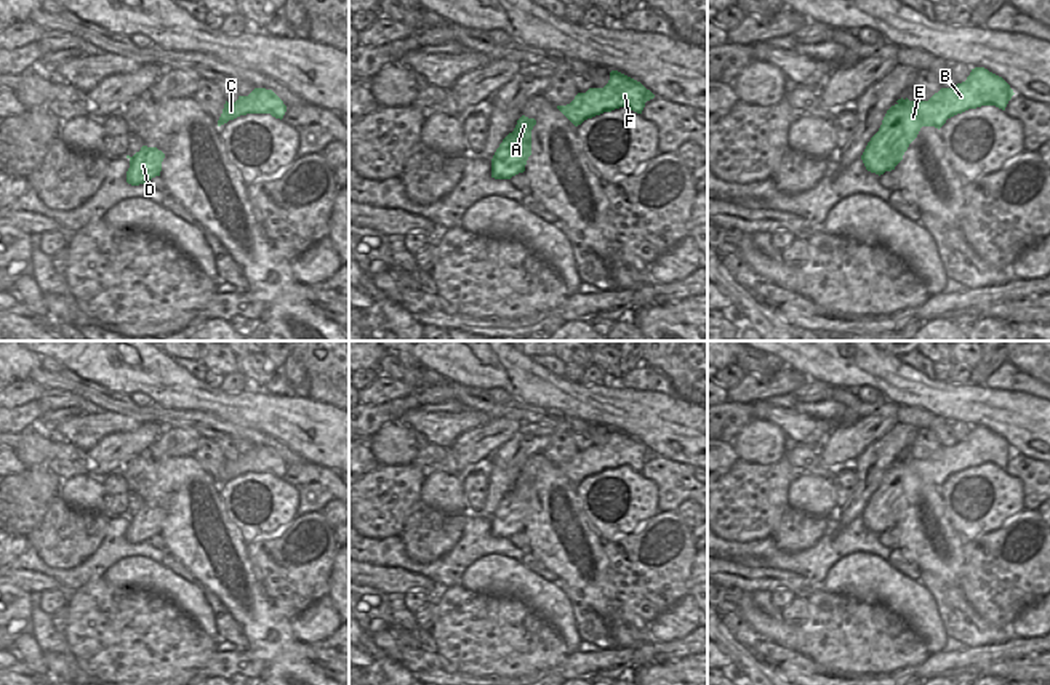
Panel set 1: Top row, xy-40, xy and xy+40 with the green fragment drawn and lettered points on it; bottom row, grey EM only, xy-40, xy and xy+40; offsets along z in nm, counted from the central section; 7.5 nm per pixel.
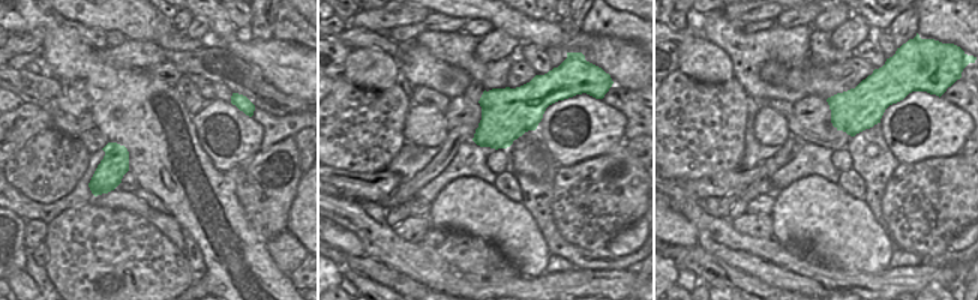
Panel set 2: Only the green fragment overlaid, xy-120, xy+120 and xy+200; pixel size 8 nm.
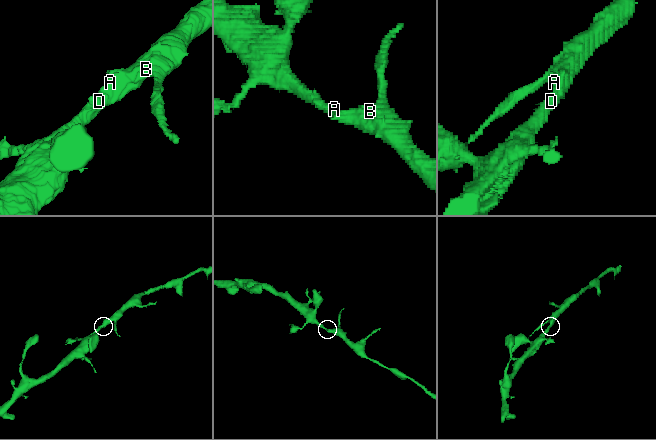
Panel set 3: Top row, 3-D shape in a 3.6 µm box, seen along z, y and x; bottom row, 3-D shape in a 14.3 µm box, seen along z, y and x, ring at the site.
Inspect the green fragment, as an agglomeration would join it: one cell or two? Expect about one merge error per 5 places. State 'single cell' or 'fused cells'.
single cell

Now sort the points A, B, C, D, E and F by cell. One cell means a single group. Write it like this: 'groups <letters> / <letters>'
groups A B C D E F

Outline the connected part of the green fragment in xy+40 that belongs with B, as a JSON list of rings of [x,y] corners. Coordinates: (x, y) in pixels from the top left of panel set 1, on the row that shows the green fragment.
[[[984,67],[972,69],[965,82],[941,88],[928,101],[898,99],[868,142],[861,160],[868,171],[884,174],[895,170],[922,126],[941,128],[948,118],[968,109],[996,106],[1005,110],[1013,96],[1010,85]]]

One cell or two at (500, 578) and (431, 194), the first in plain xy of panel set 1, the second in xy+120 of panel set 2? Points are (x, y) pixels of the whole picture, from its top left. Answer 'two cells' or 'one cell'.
two cells

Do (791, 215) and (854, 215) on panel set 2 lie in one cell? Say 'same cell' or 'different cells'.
same cell

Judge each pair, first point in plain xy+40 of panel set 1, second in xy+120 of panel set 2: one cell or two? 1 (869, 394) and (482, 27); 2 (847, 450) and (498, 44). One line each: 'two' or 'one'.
1: one
2: one

